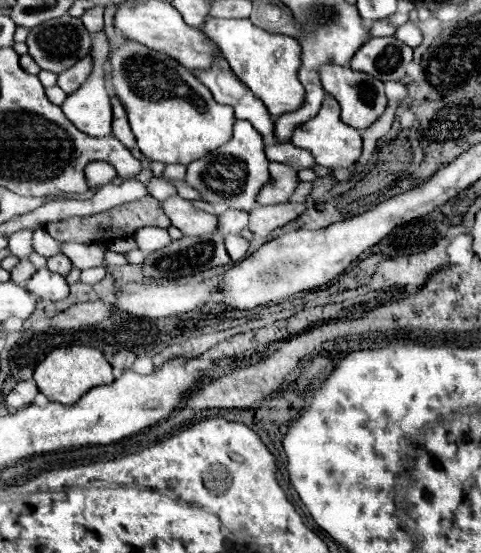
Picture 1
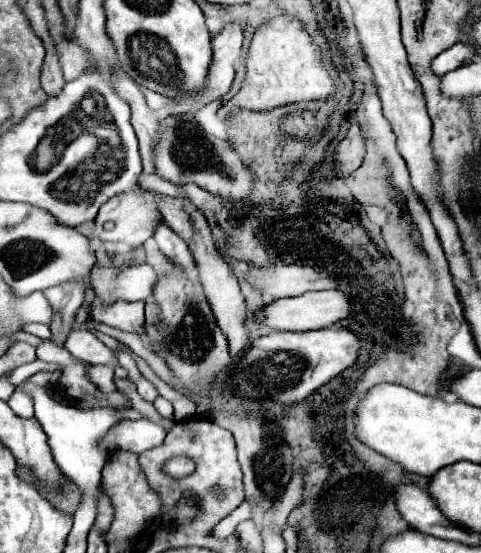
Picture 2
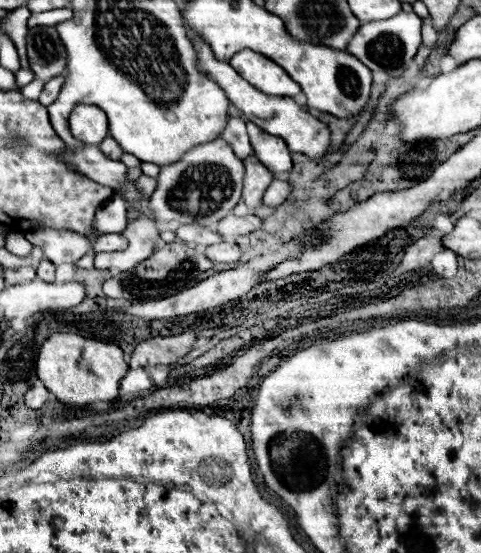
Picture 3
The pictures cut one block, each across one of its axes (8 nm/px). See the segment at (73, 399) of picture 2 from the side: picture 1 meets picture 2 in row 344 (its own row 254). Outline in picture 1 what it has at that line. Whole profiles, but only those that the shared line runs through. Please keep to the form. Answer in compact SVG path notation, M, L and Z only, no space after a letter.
M42 228L34 232L32 246L34 246L34 250L36 250L40 256L44 256L44 258L50 258L50 256L60 254L60 242L54 240L52 236L48 236L46 230L42 230Z

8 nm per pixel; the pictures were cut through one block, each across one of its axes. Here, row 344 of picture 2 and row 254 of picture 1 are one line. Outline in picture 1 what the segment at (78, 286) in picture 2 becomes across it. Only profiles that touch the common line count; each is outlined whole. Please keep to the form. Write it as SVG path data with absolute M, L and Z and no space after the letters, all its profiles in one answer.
M58 254L58 256L52 256L52 258L48 260L48 270L66 276L66 274L72 270L72 262L70 262L64 254Z

